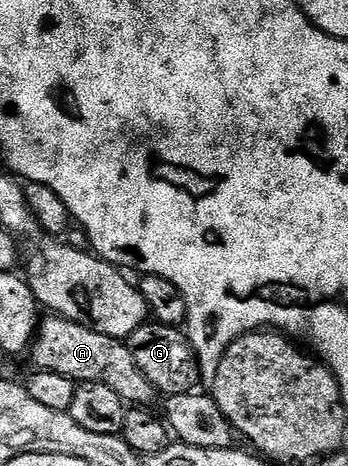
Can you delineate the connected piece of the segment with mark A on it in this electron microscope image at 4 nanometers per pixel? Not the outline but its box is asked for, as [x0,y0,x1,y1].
[31,315,155,406]

